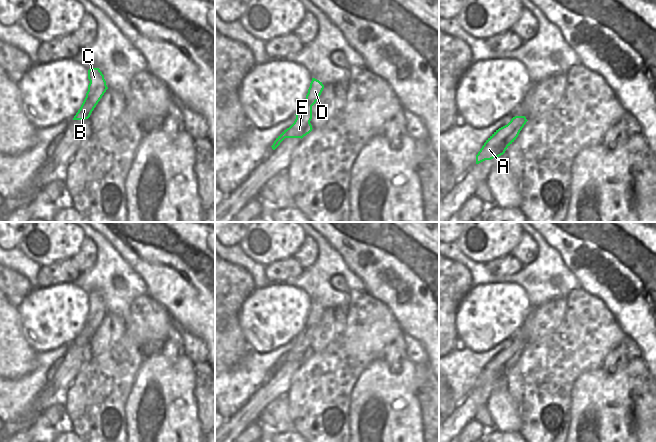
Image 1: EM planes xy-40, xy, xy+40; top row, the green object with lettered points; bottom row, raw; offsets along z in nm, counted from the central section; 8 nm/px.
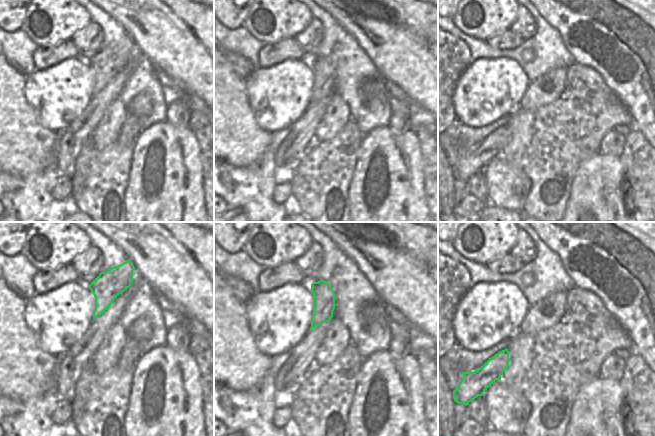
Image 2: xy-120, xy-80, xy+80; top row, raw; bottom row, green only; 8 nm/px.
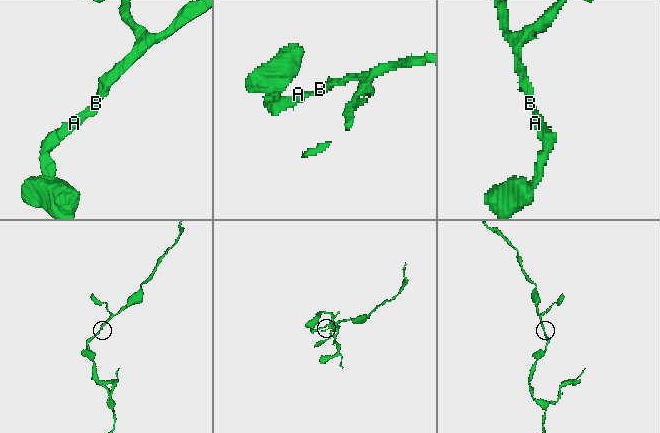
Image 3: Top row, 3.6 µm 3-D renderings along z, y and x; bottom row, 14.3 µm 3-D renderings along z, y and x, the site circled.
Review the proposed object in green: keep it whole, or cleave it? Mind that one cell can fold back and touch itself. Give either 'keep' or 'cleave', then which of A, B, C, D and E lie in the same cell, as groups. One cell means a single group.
keep | A B C D E

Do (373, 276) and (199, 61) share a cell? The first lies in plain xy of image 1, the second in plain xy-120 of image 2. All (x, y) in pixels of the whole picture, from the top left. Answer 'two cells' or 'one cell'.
one cell

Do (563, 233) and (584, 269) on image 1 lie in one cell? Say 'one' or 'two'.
one

